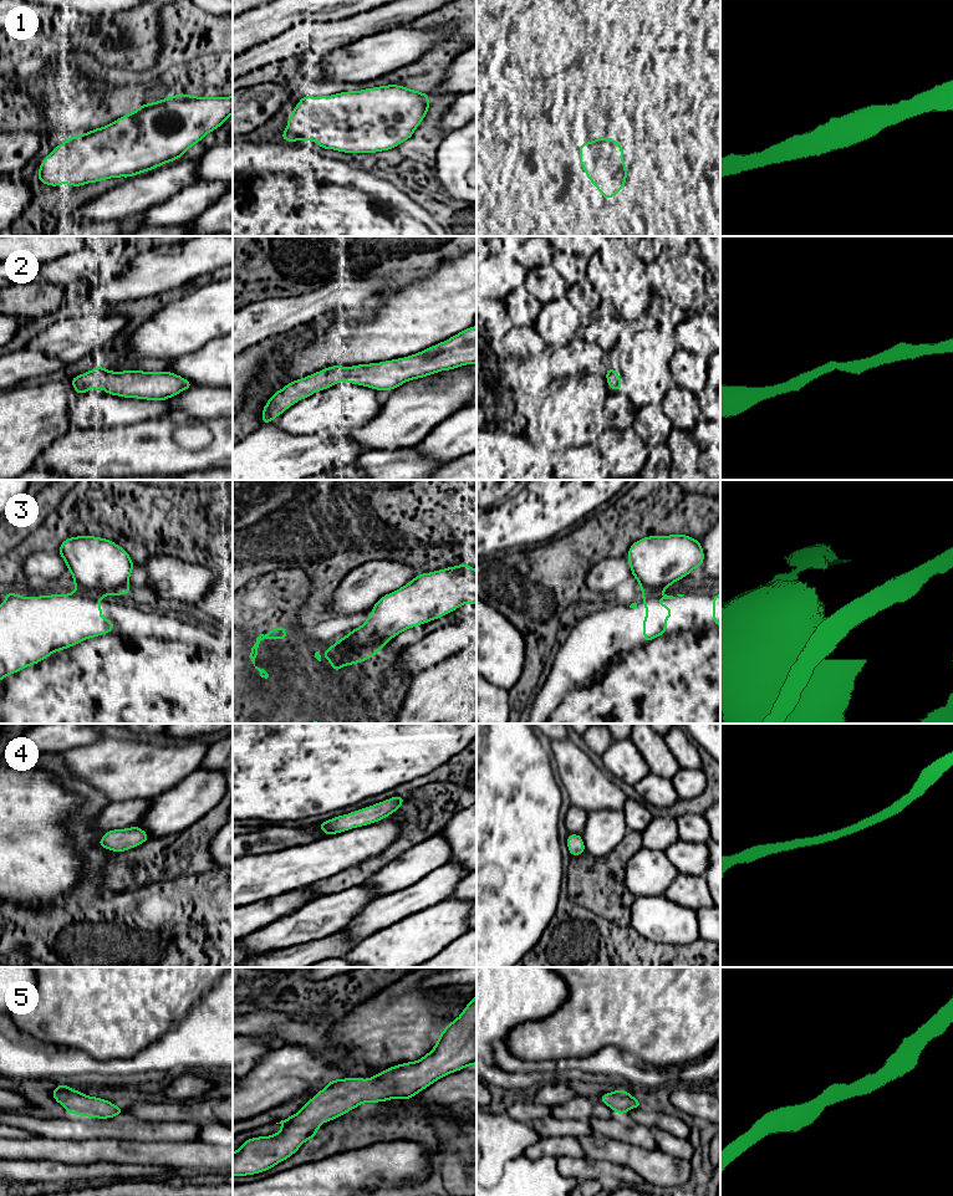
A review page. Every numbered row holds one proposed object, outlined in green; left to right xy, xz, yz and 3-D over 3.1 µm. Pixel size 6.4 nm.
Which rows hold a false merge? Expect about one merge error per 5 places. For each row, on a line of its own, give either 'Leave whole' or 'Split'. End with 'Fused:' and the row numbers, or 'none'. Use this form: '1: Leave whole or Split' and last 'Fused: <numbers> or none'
1: Leave whole
2: Leave whole
3: Split
4: Leave whole
5: Leave whole
Fused: 3

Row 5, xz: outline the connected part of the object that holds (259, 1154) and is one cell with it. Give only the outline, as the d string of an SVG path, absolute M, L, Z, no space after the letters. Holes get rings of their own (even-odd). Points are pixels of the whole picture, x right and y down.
M476 995L469 1001L460 1016L453 1019L439 1034L430 1052L416 1062L407 1062L384 1069L368 1079L360 1077L333 1079L307 1100L300 1111L281 1120L280 1131L270 1136L256 1136L244 1141L233 1152L233 1176L261 1174L292 1156L300 1146L314 1140L322 1123L328 1123L365 1103L381 1103L391 1099L407 1100L440 1078L476 1064Z

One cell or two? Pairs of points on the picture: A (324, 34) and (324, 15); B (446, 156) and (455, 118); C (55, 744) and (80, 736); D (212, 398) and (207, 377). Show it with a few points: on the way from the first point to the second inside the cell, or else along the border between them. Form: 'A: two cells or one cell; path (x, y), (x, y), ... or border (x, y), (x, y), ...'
A: two cells; border (353, 15), (325, 22)
B: two cells; border (463, 124), (449, 131), (442, 138)
C: one cell; path (61, 737), (74, 736)
D: two cells; border (194, 384), (219, 388)

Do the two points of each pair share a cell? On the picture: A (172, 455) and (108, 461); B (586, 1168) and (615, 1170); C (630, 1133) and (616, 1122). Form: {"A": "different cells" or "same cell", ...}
{"A": "same cell", "B": "same cell", "C": "same cell"}

